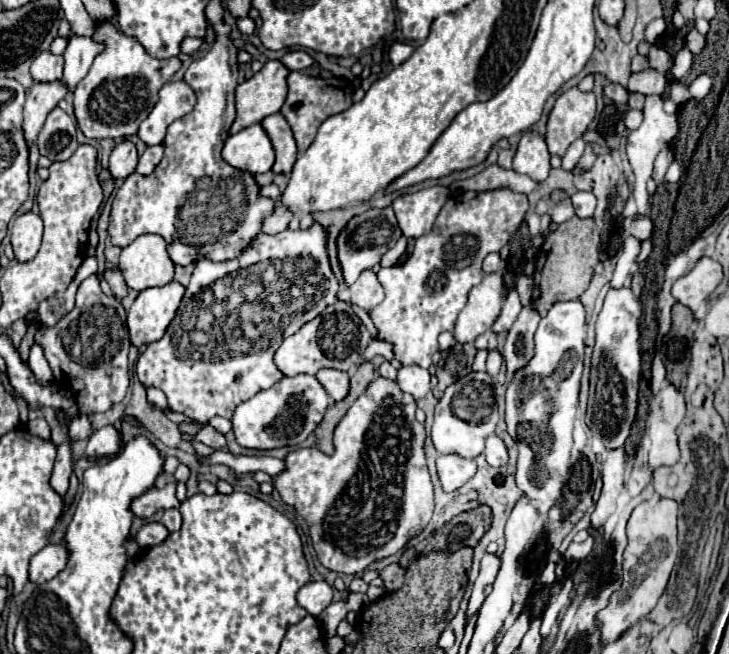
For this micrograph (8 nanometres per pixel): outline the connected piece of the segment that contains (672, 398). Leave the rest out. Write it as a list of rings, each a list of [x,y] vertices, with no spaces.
[[[666,383],[654,395],[646,421],[646,435],[650,441],[650,469],[656,469],[660,465],[674,465],[680,459],[674,431],[684,419],[684,413],[684,393],[672,383]]]

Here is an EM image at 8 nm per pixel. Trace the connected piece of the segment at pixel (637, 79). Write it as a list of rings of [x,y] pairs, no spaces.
[[[650,69],[650,71],[642,71],[642,73],[632,73],[630,83],[628,83],[628,91],[638,91],[644,95],[654,95],[654,93],[664,95],[666,85],[668,85],[666,75]]]

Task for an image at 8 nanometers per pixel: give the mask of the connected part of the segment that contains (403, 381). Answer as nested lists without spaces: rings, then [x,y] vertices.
[[[418,365],[400,367],[396,381],[402,391],[414,395],[416,399],[422,399],[426,393],[430,393],[430,373]]]

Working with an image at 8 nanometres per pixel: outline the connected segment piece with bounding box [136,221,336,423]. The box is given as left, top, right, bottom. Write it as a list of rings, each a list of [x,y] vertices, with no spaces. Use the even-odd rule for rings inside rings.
[[[314,221],[314,225],[308,229],[286,229],[278,235],[258,233],[234,259],[198,259],[194,263],[192,281],[186,287],[178,313],[168,325],[164,337],[148,343],[138,357],[136,373],[140,383],[144,387],[162,389],[172,411],[184,413],[200,423],[208,423],[214,415],[232,419],[232,413],[240,403],[248,401],[258,391],[270,389],[284,377],[274,363],[274,353],[278,351],[280,343],[294,335],[302,325],[318,317],[334,301],[336,293],[330,295],[334,271],[328,261],[326,241],[328,231]],[[240,289],[244,289],[246,295],[242,295]]]

